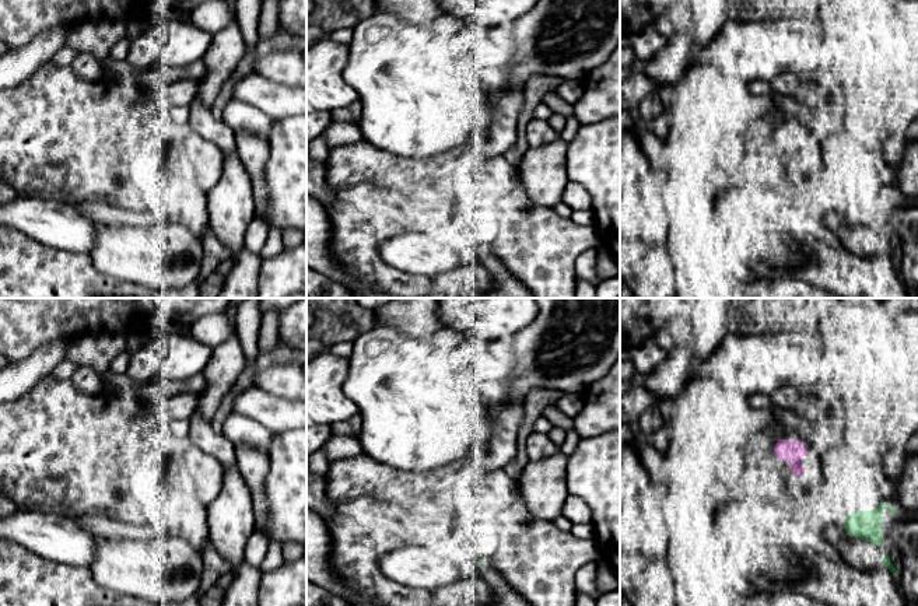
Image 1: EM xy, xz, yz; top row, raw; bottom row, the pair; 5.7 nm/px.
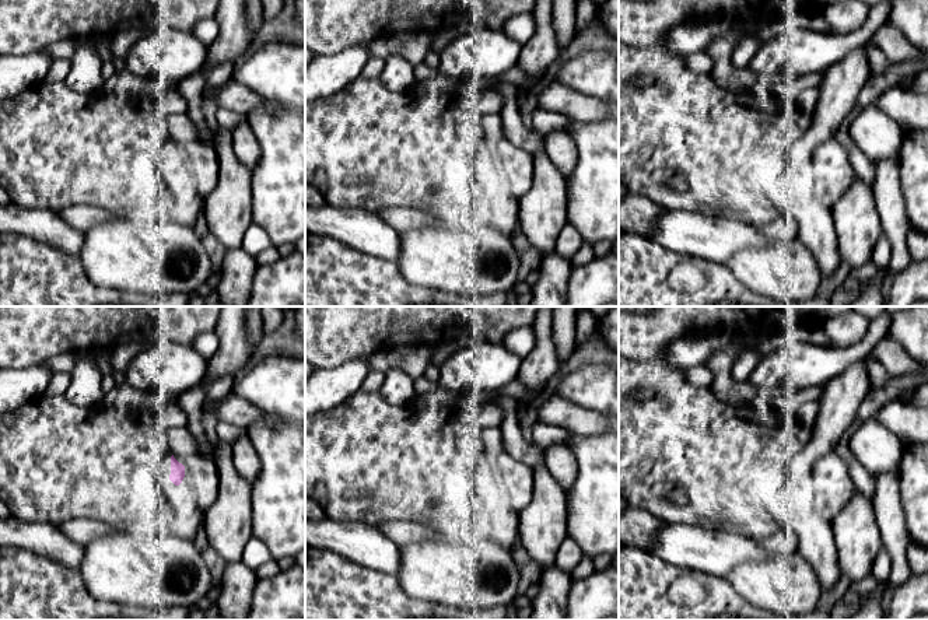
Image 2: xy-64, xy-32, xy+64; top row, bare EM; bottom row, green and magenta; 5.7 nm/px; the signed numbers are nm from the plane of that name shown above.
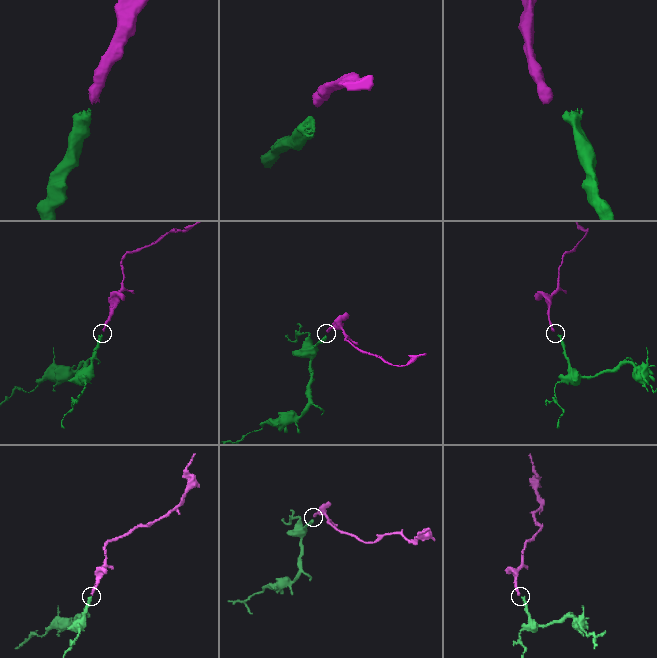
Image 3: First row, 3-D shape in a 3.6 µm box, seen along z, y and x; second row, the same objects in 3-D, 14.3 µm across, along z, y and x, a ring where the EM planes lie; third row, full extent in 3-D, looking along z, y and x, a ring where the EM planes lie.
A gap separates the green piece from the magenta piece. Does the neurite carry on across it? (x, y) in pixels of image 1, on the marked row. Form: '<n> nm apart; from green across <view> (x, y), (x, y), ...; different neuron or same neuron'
360 nm apart; from green across yz (847, 517), (803, 472); different neuron

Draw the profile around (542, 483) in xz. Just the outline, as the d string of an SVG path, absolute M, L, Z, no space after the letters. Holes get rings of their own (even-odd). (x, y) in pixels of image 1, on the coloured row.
M558 451L542 459L528 460L519 474L519 491L528 511L537 519L553 522L563 515L567 491L568 458Z

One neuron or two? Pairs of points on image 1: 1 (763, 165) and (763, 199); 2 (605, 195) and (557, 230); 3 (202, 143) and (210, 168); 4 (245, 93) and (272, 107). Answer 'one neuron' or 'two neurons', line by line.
1: two neurons
2: two neurons
3: one neuron
4: one neuron

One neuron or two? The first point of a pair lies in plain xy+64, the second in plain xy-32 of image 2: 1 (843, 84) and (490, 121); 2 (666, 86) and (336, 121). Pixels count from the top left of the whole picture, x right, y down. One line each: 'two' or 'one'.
1: two
2: one

